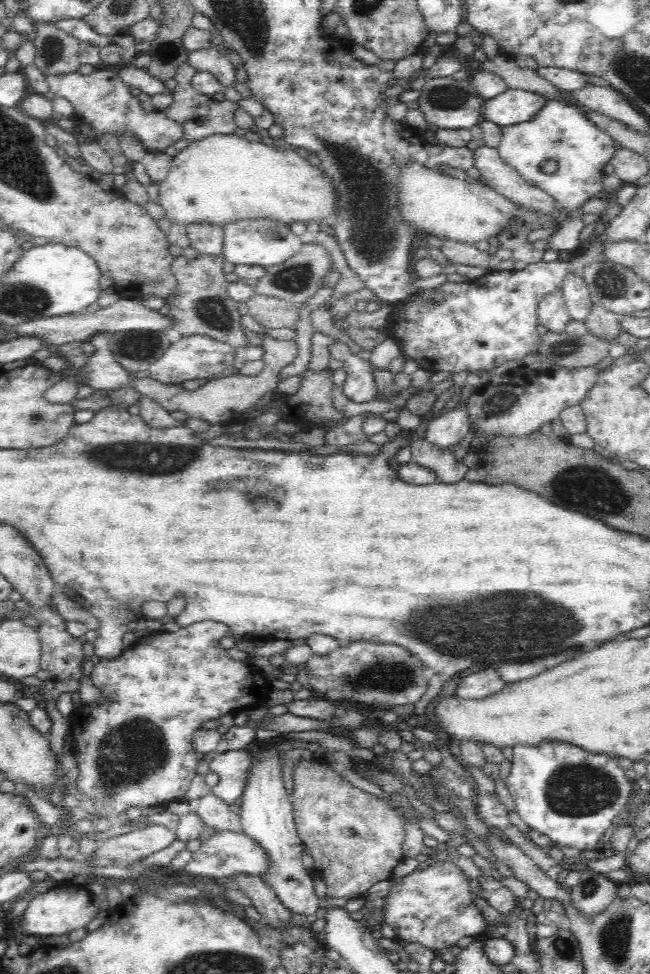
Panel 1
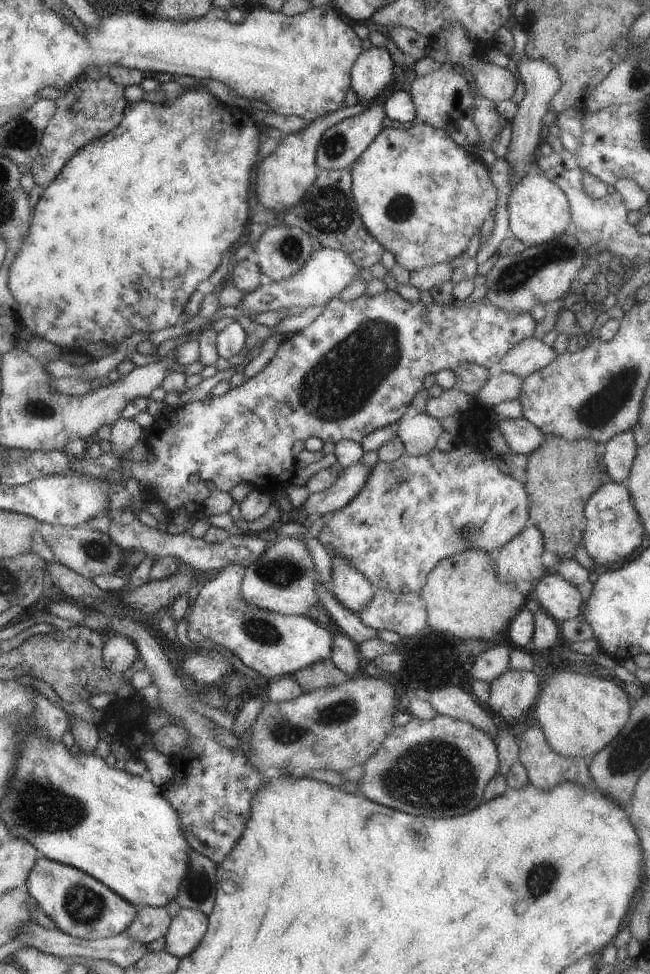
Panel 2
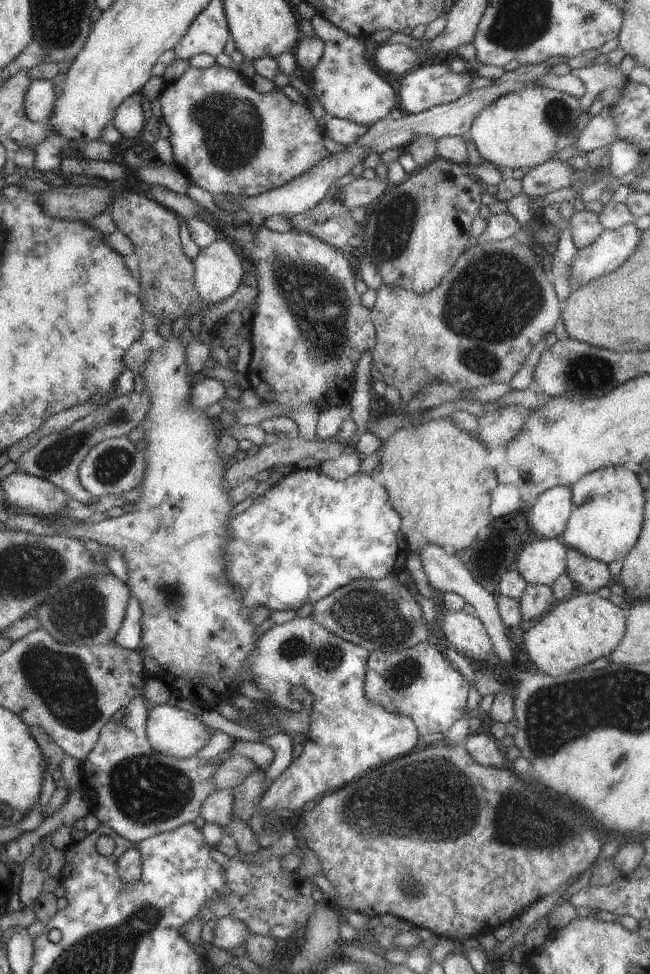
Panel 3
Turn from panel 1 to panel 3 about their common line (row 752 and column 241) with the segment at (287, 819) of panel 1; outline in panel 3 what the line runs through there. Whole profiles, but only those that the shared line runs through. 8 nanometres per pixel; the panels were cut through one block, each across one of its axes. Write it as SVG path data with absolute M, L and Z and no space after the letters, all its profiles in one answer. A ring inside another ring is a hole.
M225 237L201 249L192 260L195 268L195 287L200 298L219 303L232 296L243 282L244 264L232 242Z

